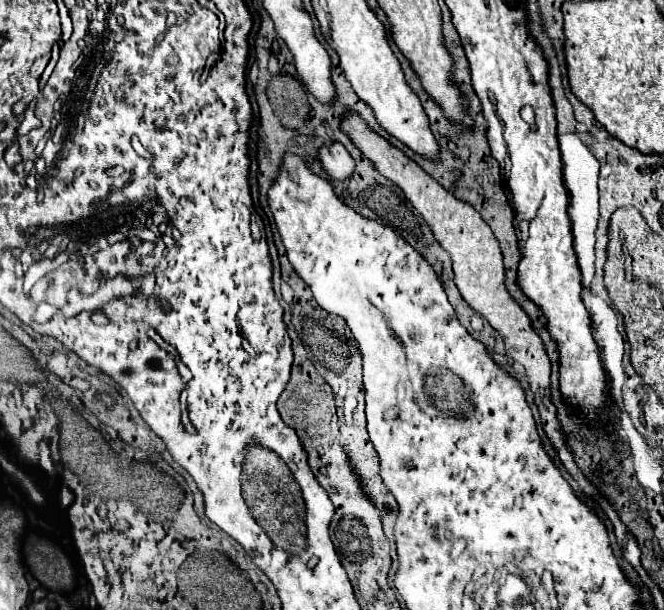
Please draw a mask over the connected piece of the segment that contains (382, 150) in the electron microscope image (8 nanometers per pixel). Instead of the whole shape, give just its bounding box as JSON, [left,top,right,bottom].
[341,112,597,500]

